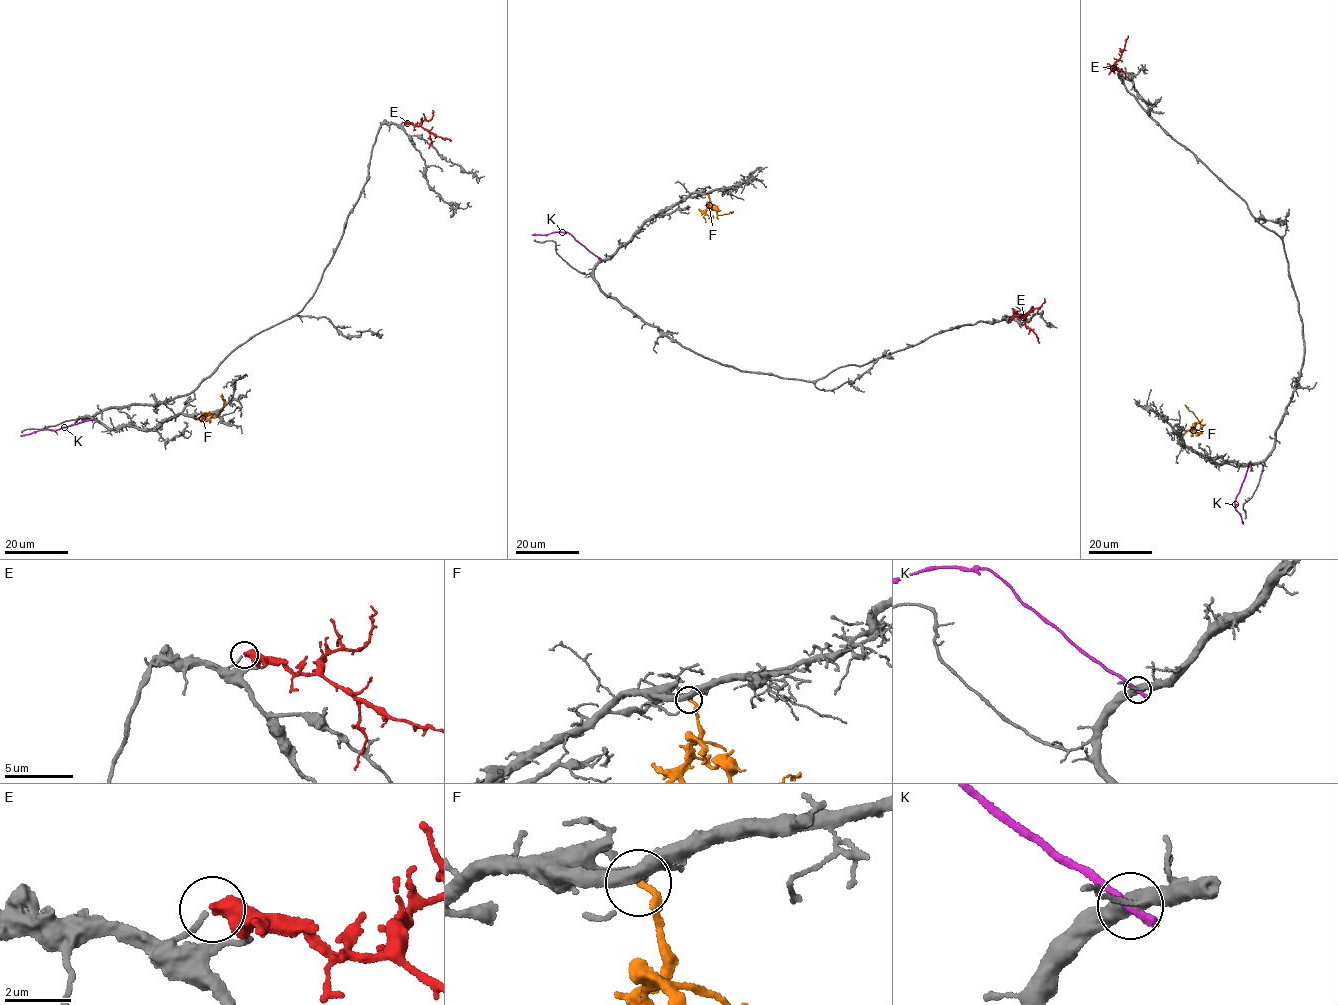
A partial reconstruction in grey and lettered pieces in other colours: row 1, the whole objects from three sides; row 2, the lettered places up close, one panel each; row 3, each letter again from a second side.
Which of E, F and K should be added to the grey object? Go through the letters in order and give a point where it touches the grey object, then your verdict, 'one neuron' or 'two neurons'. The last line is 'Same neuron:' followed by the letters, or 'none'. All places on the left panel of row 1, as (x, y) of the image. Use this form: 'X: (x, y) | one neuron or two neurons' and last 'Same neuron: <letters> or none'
E: (403, 121) | two neurons
F: (201, 413) | two neurons
K: (93, 419) | two neurons
Same neuron: none

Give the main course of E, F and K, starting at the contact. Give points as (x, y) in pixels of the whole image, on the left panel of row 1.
E: (403, 121), (420, 125), (450, 140)
F: (201, 413), (219, 415), (224, 402), (220, 395)
K: (93, 420), (20, 436)

